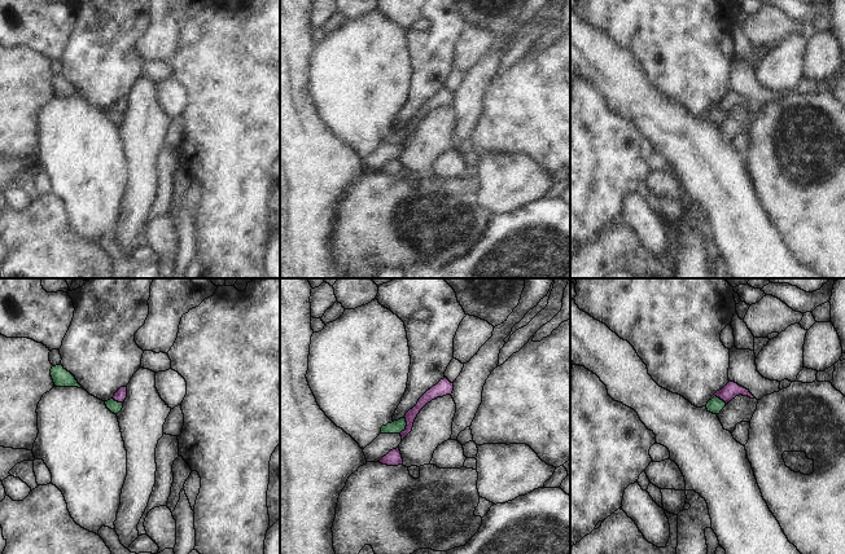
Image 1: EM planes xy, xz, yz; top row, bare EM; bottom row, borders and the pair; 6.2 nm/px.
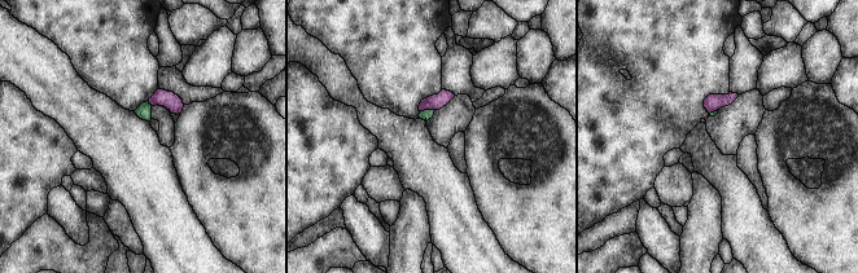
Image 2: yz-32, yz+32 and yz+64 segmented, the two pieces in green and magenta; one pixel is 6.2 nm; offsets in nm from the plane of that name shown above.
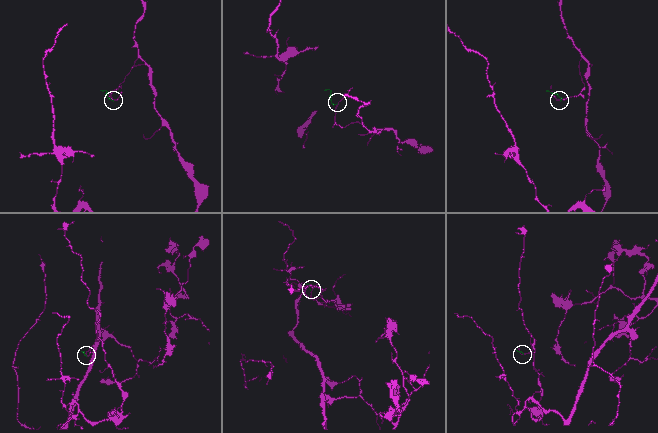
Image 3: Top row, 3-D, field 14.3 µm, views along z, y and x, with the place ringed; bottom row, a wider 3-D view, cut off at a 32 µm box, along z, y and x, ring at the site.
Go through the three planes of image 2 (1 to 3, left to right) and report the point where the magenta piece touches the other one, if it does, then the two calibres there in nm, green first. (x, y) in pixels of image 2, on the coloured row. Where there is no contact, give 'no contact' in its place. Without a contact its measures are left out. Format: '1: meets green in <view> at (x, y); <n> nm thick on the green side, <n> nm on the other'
1: meets green in yz-32 at (148, 102); 100 nm thick on the green side, 110 nm on the other
2: meets green in yz+32 at (427, 110); 60 nm thick on the green side, 100 nm on the other
3: meets green in yz+64 at (712, 113); 30 nm thick on the green side, 110 nm on the other

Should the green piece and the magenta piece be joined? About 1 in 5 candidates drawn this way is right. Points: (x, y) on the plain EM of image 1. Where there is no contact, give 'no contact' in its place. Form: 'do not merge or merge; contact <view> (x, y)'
do not merge; contact xz (406, 135)

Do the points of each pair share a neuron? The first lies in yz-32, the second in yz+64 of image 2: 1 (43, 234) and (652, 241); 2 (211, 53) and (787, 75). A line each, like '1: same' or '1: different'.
1: different
2: same

